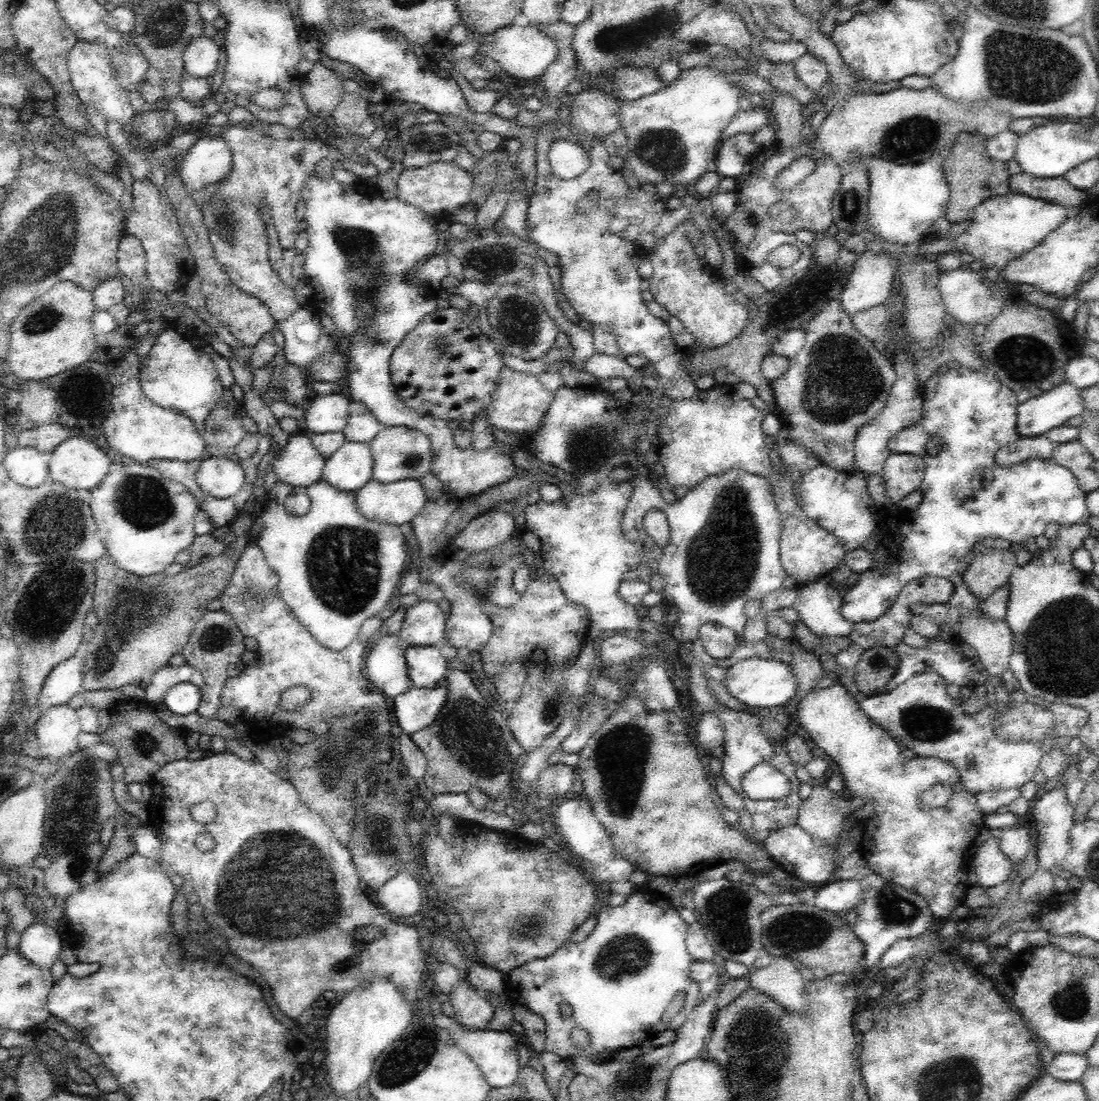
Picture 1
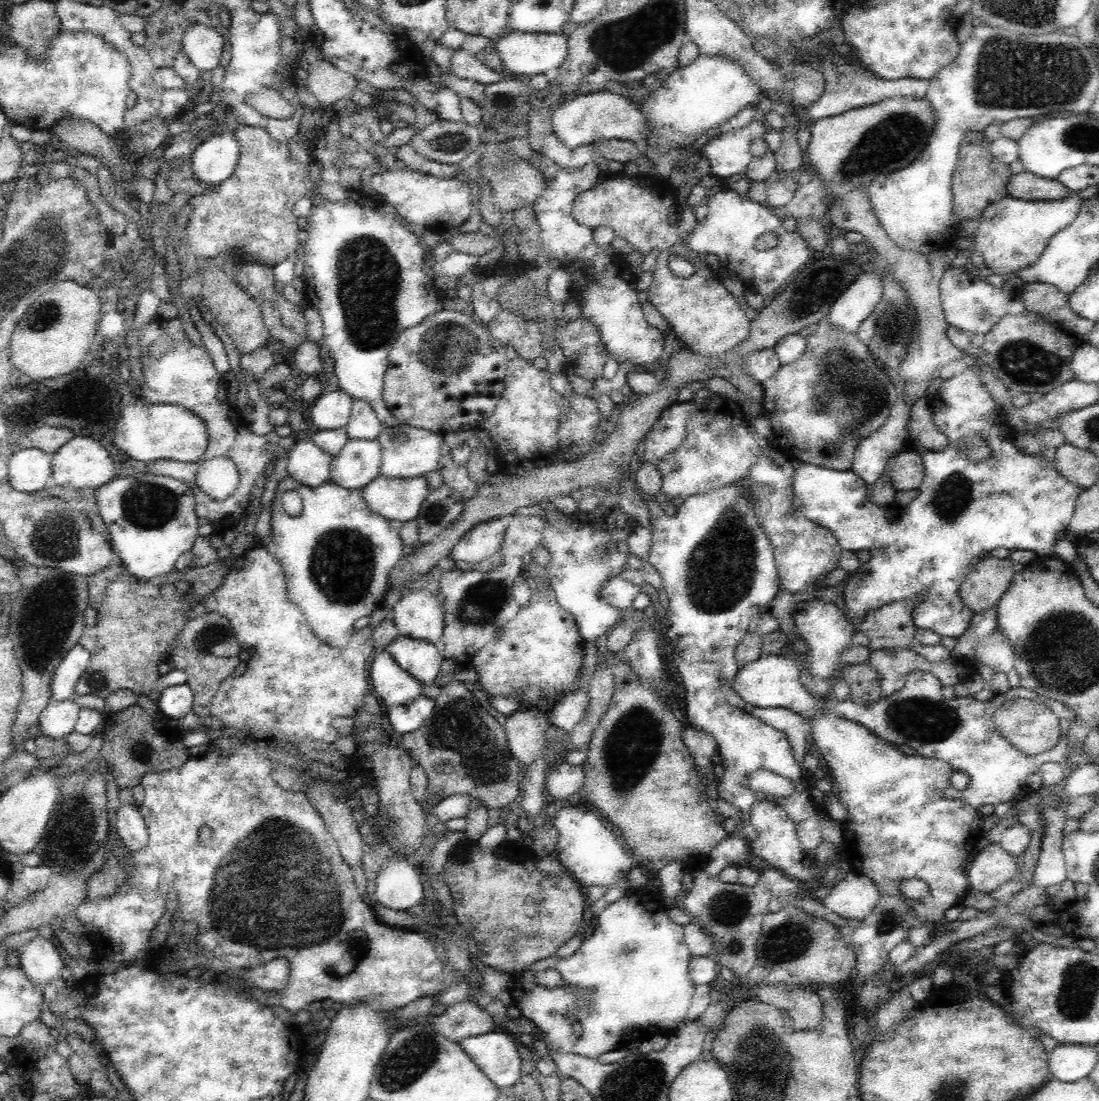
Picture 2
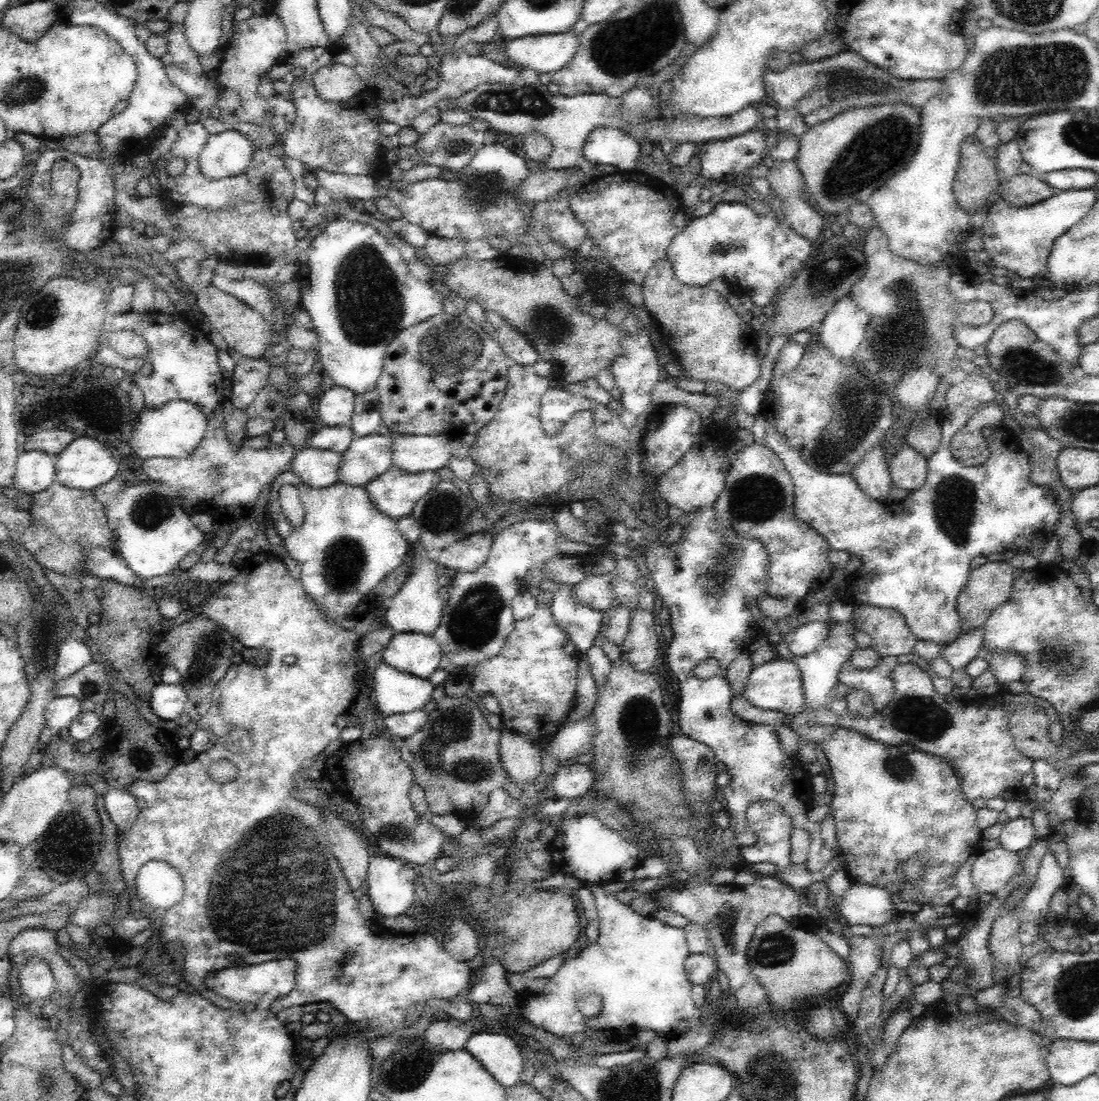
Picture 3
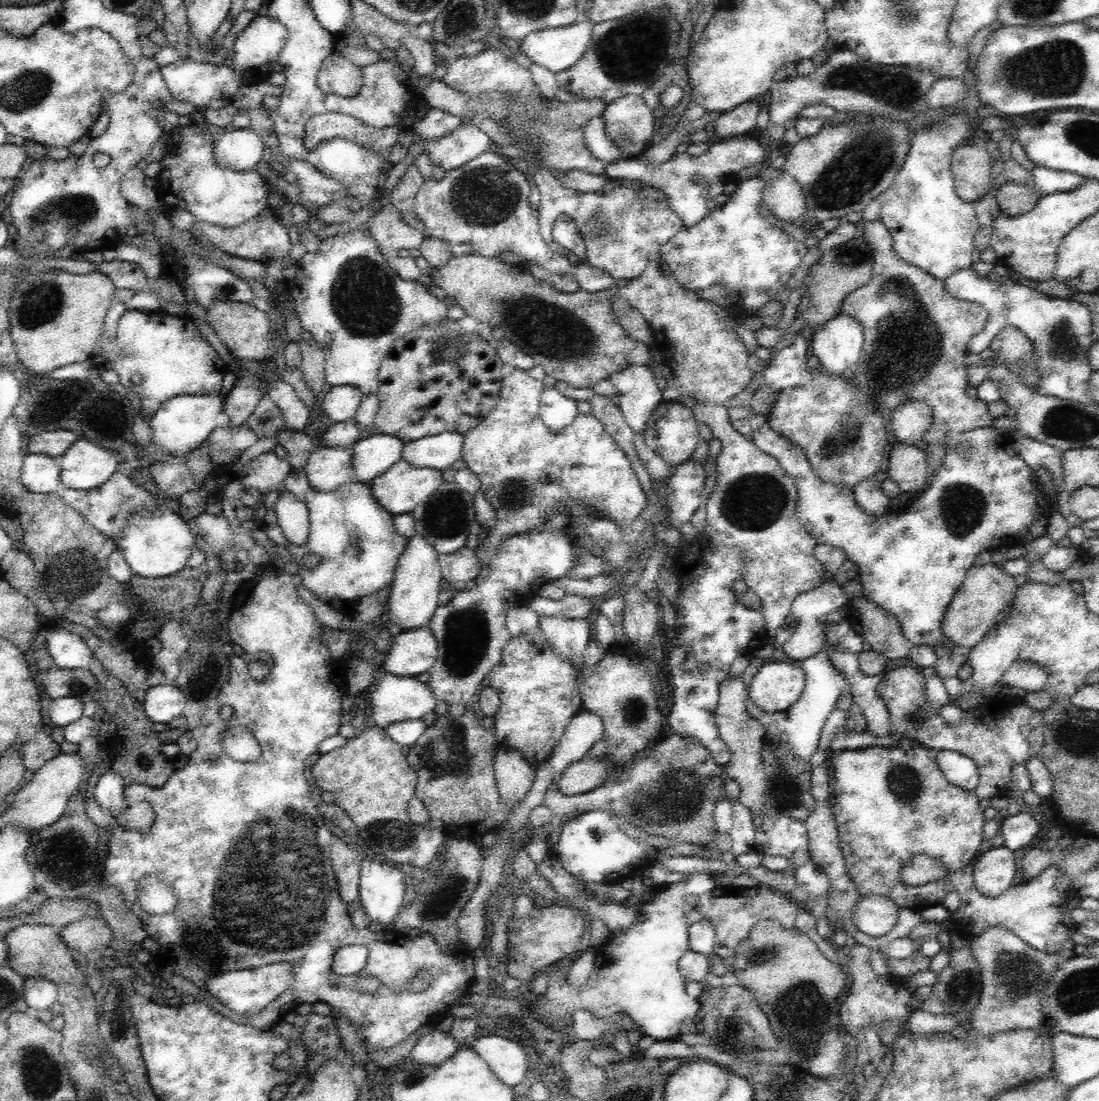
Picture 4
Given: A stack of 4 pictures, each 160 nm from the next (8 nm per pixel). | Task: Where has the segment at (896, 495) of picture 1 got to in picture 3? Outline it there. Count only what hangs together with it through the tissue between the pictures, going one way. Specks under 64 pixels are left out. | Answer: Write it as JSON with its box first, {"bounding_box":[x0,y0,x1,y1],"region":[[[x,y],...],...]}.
{"bounding_box":[889,443,928,491],"region":[[[904,443],[889,465],[891,482],[906,491],[921,489],[928,472],[928,461],[919,452]]]}

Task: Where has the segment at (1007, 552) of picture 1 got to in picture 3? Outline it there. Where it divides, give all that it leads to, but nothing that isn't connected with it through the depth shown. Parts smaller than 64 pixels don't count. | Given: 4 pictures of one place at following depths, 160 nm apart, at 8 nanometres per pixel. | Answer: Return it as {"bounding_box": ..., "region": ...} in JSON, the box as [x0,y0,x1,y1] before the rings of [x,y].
{"bounding_box":[956,560,1015,633],"region":[[[1004,560],[988,561],[971,569],[968,582],[960,591],[956,603],[956,610],[959,612],[964,633],[968,633],[973,629],[983,628],[992,611],[998,608],[1002,602],[1007,602],[1011,598],[1015,589],[1015,578],[1012,575],[1014,574],[1014,569],[1009,562]]]}

